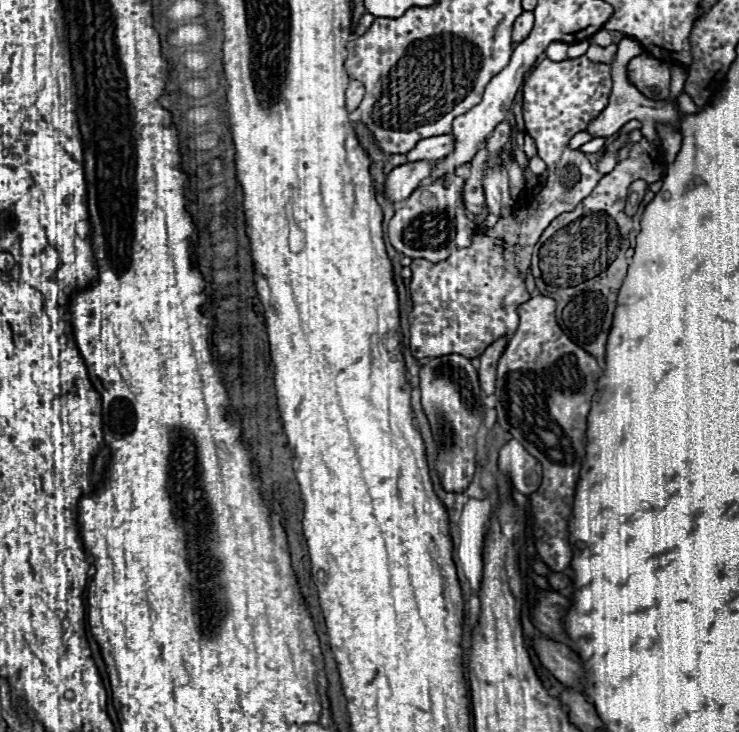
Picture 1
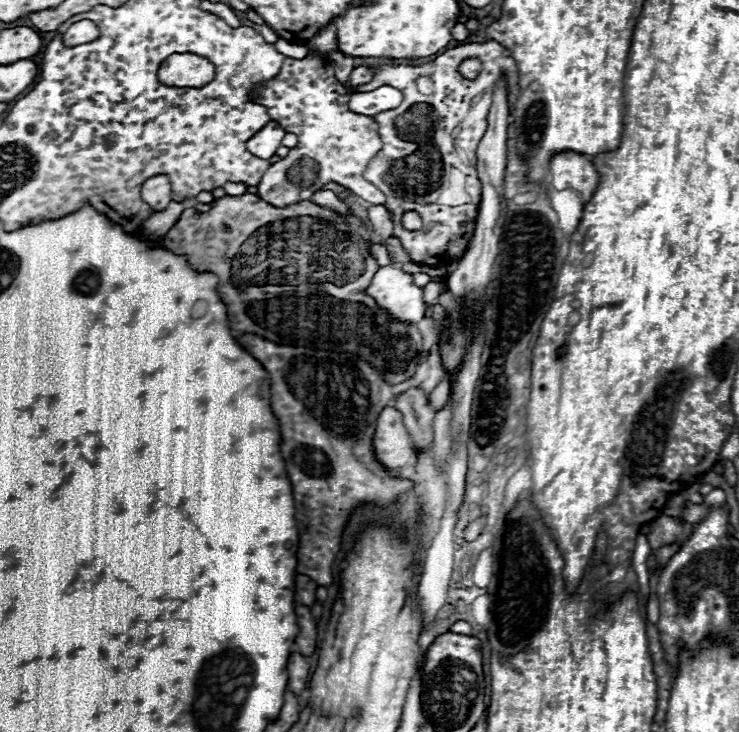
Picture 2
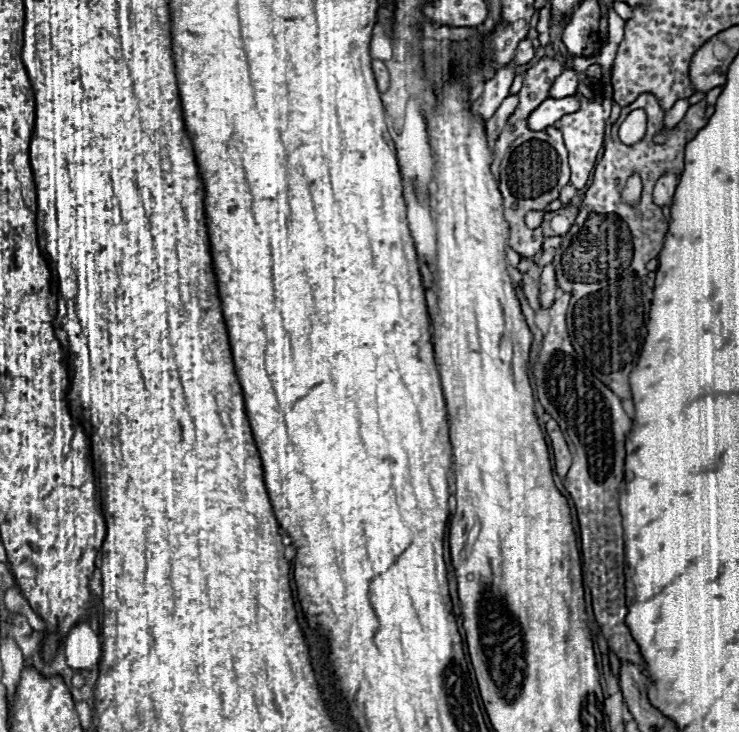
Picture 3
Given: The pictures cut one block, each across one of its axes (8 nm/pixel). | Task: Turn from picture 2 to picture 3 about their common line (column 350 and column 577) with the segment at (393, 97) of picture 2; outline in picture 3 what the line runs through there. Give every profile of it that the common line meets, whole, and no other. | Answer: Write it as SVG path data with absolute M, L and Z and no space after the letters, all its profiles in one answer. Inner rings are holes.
M576 94L566 98L548 98L544 100L528 118L528 126L532 130L544 130L552 124L556 124L564 114L572 114L580 108L580 100Z

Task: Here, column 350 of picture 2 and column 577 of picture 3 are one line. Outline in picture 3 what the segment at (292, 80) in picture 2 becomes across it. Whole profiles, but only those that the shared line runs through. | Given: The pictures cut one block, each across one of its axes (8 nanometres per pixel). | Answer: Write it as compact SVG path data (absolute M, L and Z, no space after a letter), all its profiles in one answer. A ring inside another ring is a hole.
M594 90L592 100L580 96L580 110L578 112L568 114L568 116L560 118L560 122L556 122L556 126L560 126L560 130L564 134L564 144L568 148L568 160L570 160L570 183L576 190L585 187L592 170L594 170L596 156L604 144L604 128L606 128L608 116L610 116L610 100L606 98L606 94L602 90Z

